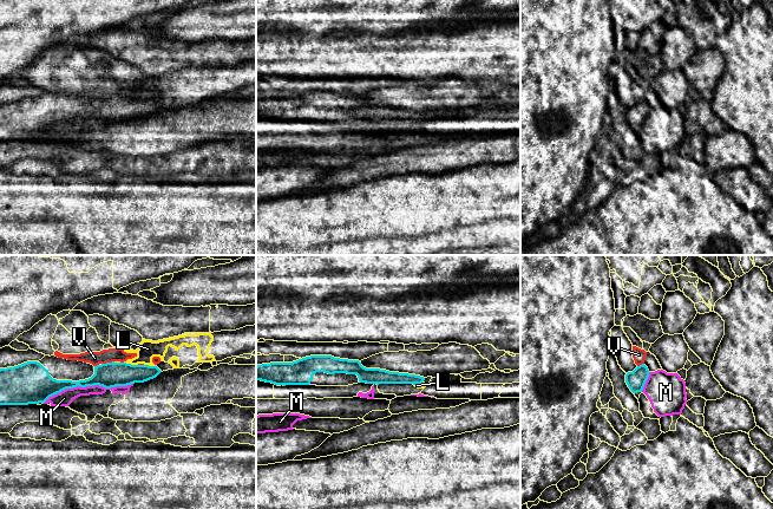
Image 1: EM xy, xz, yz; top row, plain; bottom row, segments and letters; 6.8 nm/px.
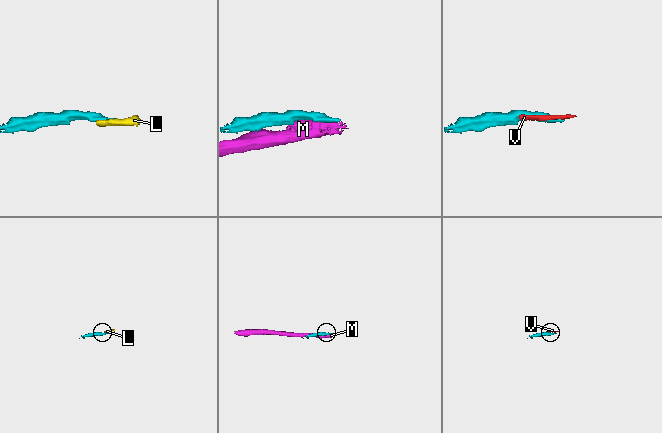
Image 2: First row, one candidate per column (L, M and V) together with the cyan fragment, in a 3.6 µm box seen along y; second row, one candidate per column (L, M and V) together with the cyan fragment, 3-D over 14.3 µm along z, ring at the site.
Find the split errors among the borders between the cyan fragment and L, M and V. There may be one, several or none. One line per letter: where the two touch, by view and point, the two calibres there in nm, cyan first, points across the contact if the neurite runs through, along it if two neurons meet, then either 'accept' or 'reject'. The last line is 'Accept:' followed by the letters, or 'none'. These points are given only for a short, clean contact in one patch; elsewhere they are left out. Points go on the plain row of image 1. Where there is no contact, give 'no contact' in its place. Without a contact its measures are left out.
L: meets cyan in xy at (131, 100); 170 nm thick on the cyan side, 130 nm on the other; runs through xy (110, 110), (123, 109), (131, 100), (148, 84); accept
M: meets cyan in xy at (87, 121); 170 nm thick on the cyan side, 100 nm on the other; reject
V: meets cyan in xy at (107, 98); 170 nm thick on the cyan side, 100 nm on the other; reject
Accept: L

